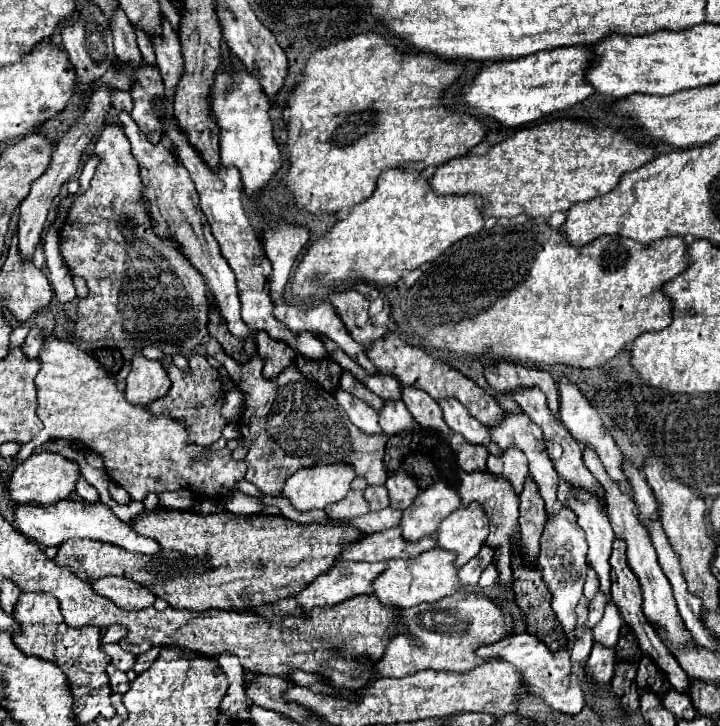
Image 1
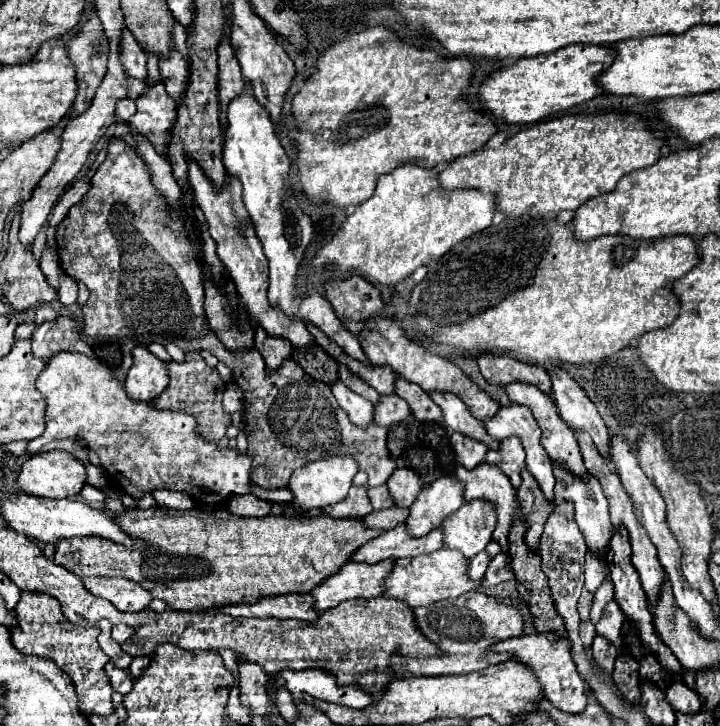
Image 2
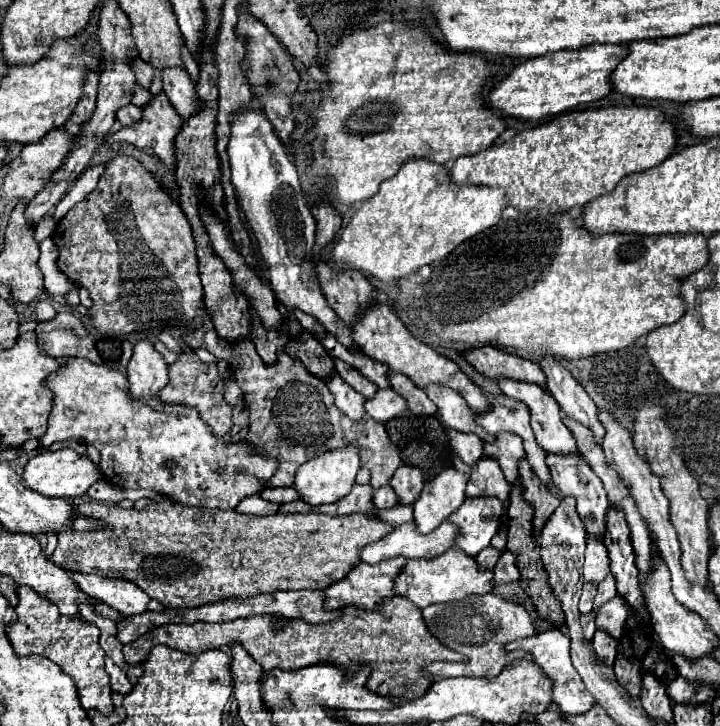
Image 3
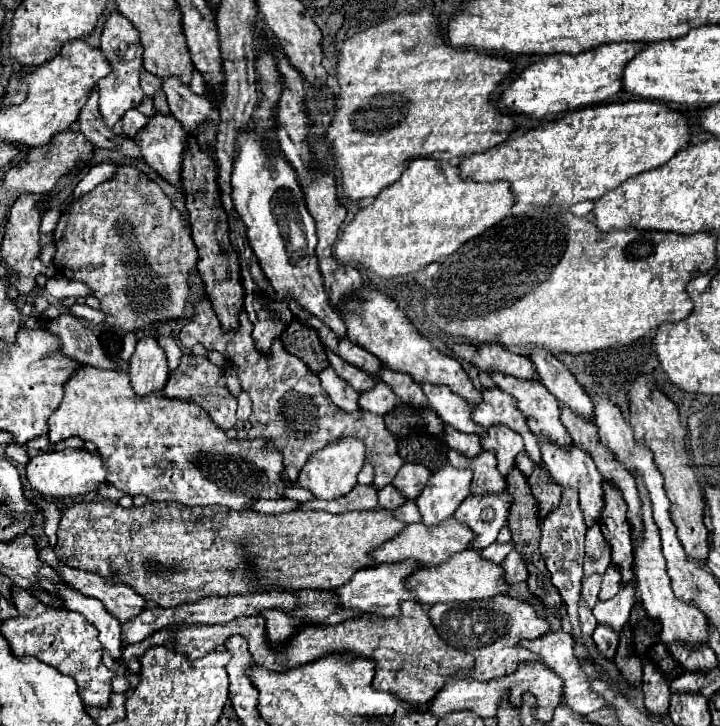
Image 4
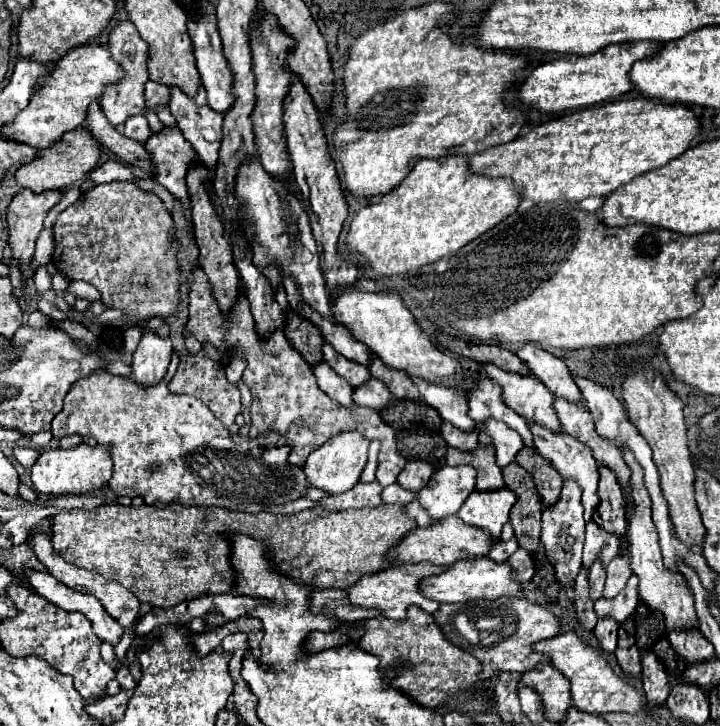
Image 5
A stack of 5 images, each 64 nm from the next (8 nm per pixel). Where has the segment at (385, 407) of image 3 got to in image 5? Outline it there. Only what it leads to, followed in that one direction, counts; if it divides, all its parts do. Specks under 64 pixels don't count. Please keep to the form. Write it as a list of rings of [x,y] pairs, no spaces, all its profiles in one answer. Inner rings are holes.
[[[370,378],[362,386],[354,388],[354,394],[352,394],[352,400],[356,404],[368,406],[368,408],[374,408],[374,410],[382,410],[390,402],[390,398],[392,398],[390,390],[376,378]]]

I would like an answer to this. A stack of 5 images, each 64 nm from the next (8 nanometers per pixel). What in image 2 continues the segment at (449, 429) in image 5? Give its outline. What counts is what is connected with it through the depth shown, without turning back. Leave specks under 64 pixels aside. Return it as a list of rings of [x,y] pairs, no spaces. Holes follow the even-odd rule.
[[[454,432],[450,436],[450,442],[458,454],[458,460],[470,470],[470,468],[476,468],[484,462],[484,456],[486,456],[486,446],[482,442],[476,442],[472,438],[466,438],[464,434],[458,434]]]

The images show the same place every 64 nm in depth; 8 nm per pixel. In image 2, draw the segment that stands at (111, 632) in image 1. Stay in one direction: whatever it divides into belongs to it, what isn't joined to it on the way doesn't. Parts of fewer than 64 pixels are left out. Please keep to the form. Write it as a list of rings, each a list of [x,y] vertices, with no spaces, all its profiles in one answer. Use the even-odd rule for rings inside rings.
[[[116,624],[116,626],[112,628],[112,638],[114,638],[118,644],[124,644],[130,636],[134,636],[134,628],[132,628],[132,626]]]

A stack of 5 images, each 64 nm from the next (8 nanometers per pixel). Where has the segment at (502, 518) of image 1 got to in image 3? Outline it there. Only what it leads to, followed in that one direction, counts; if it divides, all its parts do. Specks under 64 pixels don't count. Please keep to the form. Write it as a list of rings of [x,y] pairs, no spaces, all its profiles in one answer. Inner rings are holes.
[[[454,456],[454,468],[460,472],[468,472],[468,490],[466,496],[496,496],[508,506],[510,498],[510,484],[504,480],[504,474],[500,474],[500,466],[496,466],[494,458],[482,456],[474,466],[468,468],[458,456]]]

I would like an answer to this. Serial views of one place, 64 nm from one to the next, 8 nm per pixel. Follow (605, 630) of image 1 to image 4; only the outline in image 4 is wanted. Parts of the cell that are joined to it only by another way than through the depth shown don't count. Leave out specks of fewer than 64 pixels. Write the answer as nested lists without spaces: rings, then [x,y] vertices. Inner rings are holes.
[[[632,578],[614,598],[598,600],[592,612],[598,622],[604,622],[618,632],[626,624],[634,602],[636,602],[636,580]]]

